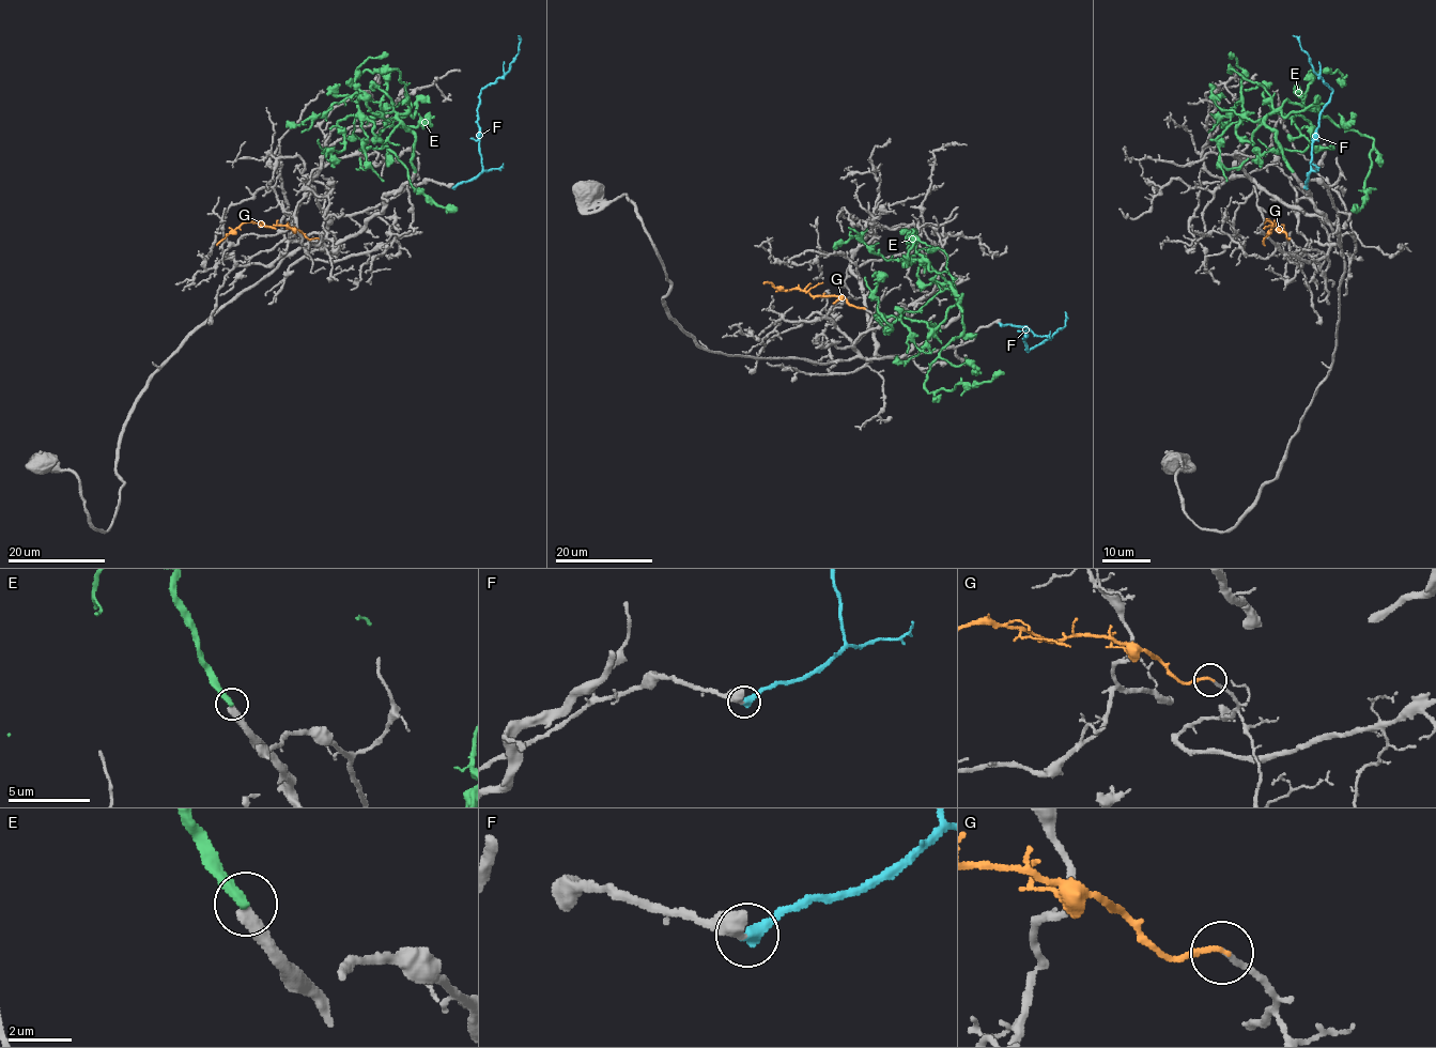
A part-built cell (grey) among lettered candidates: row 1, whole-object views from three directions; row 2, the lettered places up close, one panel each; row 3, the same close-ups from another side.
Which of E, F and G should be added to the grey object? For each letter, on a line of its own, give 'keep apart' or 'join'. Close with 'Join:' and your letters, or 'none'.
E: keep apart
F: join
G: join
Join: F, G

